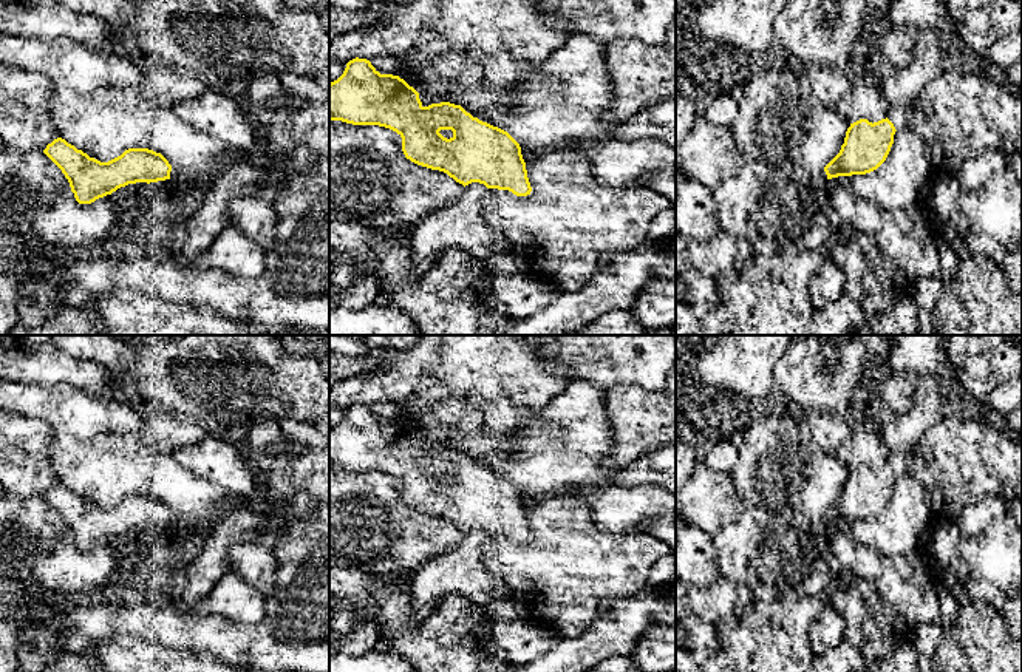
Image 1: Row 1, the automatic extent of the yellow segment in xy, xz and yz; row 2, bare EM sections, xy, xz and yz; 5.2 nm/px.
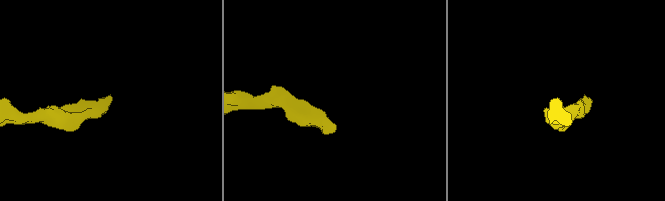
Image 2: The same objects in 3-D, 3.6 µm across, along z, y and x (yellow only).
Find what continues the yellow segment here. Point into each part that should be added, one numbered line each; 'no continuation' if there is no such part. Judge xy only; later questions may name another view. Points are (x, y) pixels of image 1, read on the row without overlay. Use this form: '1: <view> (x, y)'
no continuation

